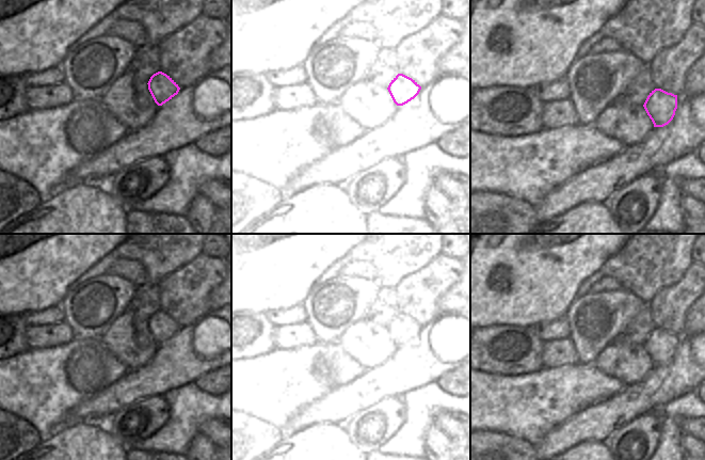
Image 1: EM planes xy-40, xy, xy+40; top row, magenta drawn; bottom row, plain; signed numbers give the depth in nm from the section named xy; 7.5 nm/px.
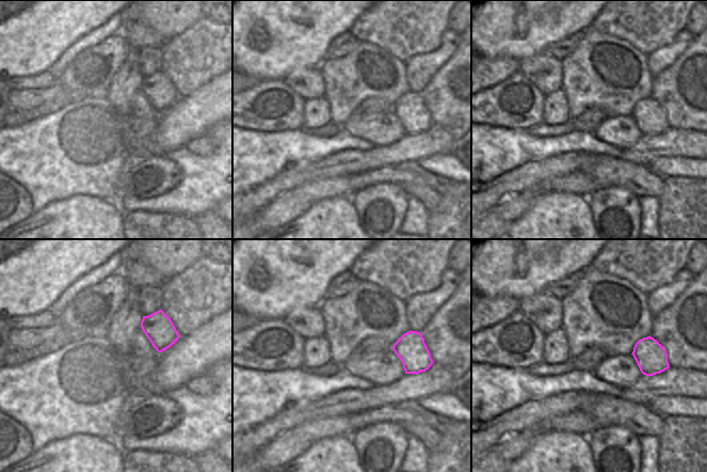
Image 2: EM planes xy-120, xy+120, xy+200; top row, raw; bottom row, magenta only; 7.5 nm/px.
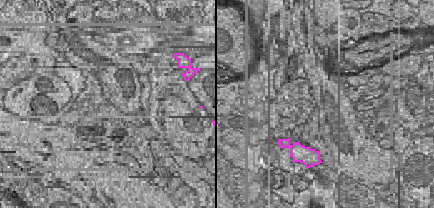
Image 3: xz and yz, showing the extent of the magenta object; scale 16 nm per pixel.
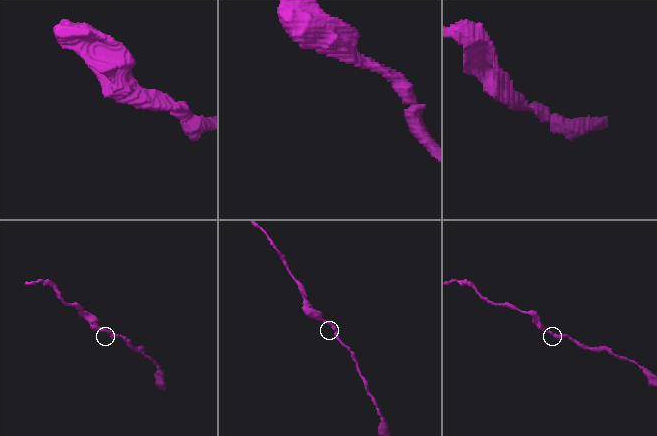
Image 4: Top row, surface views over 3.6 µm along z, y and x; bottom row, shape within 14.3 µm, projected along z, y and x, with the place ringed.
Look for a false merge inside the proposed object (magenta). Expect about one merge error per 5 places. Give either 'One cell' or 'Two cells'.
One cell.

